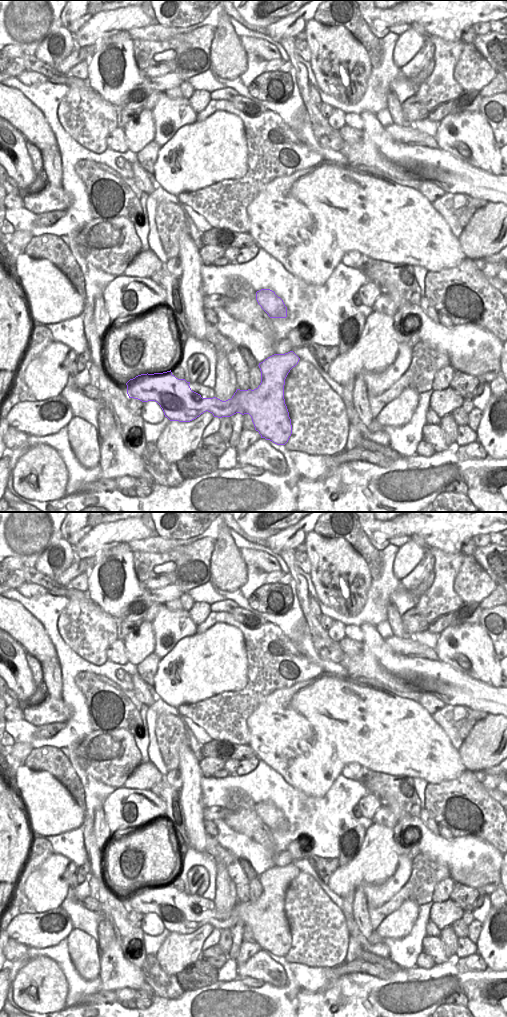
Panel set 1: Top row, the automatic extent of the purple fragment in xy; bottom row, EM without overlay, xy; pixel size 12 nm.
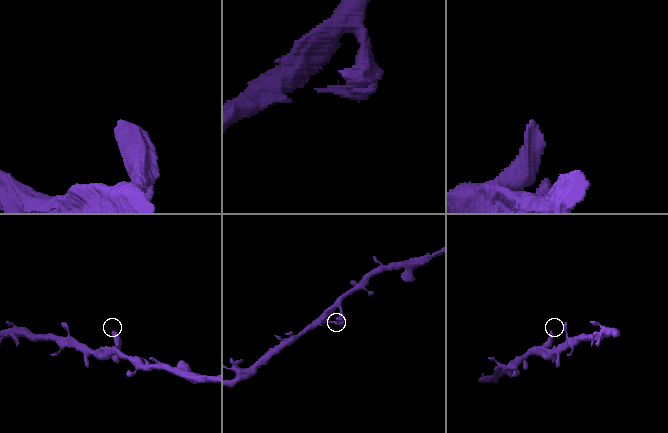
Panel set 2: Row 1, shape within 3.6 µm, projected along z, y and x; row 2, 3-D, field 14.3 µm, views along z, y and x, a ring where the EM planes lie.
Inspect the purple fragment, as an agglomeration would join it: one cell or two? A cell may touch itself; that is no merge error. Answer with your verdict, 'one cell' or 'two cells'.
one cell

